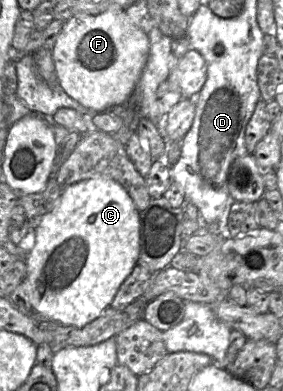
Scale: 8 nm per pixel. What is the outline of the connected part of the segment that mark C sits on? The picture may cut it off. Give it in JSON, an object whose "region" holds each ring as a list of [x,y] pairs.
{"region":[[[99,176],[62,190],[53,209],[35,230],[34,247],[26,259],[28,295],[34,313],[66,326],[82,328],[110,307],[121,284],[137,264],[140,253],[139,212],[126,189],[117,181]]]}

